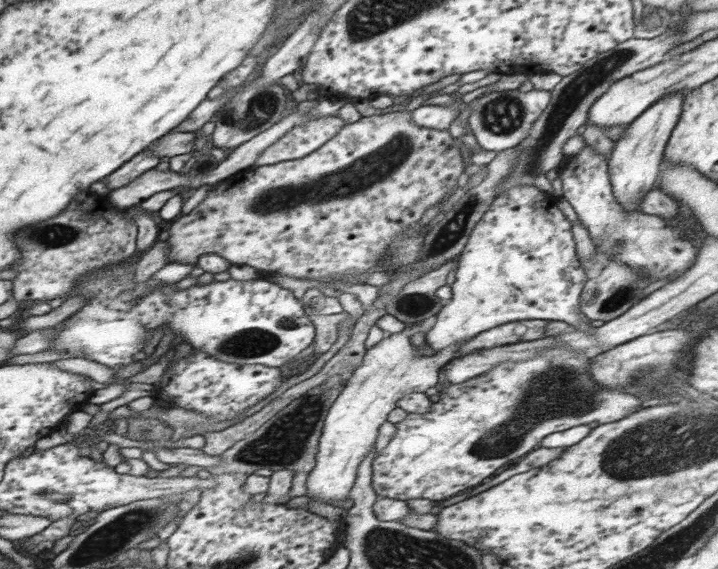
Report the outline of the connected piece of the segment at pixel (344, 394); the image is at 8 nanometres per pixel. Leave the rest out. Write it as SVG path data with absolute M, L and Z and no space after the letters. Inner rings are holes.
M434 318L421 323L406 324L401 332L387 334L375 346L366 349L362 364L345 380L345 385L331 404L326 415L322 434L319 438L316 464L306 480L309 502L331 503L349 497L351 488L358 476L358 465L364 460L370 449L374 448L378 428L387 420L388 413L398 406L400 398L410 393L424 393L432 386L439 387L440 369L456 356L456 350L466 341L458 341L450 348L440 349L431 356L418 355L412 344L412 336L427 332L432 328Z

